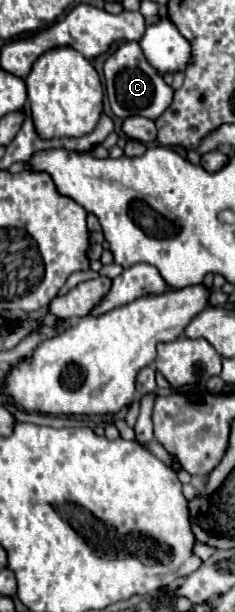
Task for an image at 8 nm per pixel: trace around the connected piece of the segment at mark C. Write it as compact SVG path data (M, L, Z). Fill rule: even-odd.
M136 41L122 43L116 53L112 53L104 63L106 77L106 93L112 107L112 113L120 119L140 115L156 121L172 103L172 87L164 83L164 79L154 71L154 67L144 59Z

